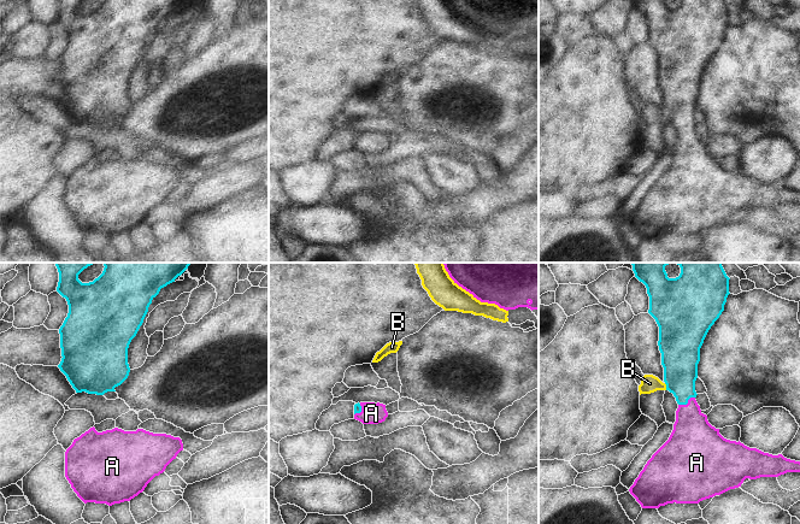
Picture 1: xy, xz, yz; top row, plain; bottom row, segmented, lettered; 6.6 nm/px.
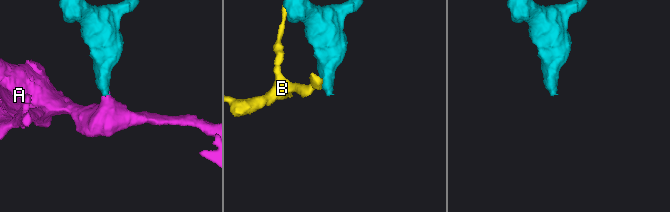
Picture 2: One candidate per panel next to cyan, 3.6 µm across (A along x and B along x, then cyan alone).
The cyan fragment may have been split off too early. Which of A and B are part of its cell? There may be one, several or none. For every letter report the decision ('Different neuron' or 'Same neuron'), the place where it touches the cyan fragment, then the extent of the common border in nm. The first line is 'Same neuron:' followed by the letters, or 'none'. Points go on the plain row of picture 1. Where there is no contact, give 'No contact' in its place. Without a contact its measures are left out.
Same neuron: A
A: Same neuron. Touches cyan at yz (687, 133). Shared border 130 nm
B: Different neuron. Touches cyan at yz (666, 117). Shared border 50 nm.

